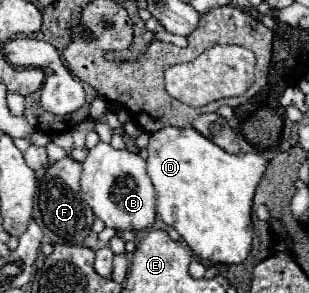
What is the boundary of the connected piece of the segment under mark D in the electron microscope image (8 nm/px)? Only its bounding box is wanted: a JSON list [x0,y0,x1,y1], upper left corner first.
[148,127,268,265]

